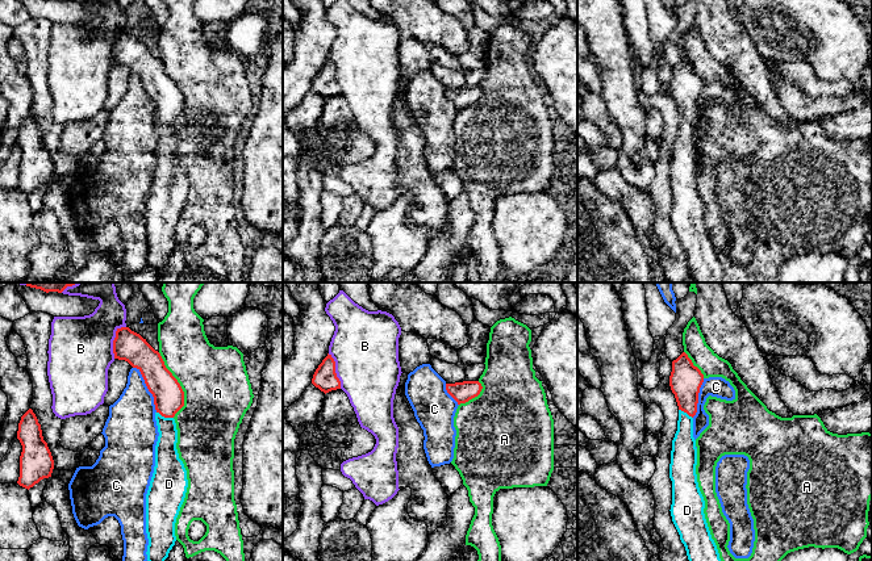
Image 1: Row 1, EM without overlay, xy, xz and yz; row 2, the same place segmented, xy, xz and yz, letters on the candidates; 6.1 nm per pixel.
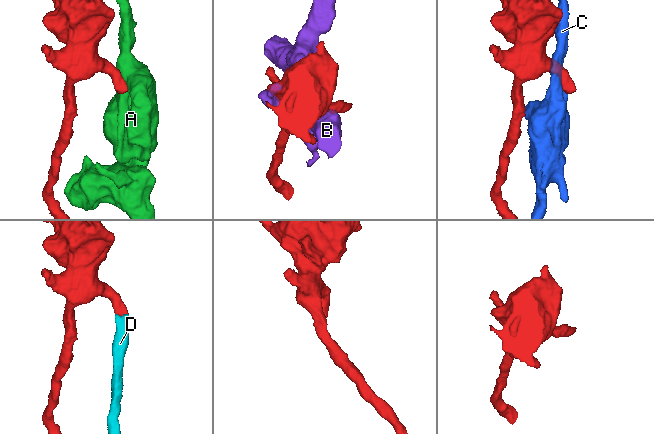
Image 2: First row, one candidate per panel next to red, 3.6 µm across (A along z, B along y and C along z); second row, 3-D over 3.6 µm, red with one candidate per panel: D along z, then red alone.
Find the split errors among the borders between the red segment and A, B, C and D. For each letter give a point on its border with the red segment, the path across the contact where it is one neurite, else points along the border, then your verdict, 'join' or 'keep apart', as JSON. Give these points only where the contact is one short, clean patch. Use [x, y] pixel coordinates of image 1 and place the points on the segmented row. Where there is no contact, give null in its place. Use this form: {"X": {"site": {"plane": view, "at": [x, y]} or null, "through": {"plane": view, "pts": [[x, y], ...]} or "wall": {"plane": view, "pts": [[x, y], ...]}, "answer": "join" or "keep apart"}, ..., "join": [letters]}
{"A": {"site": {"plane": "xy", "at": [179, 385]}, "answer": "keep apart"}, "B": {"site": {"plane": "xy", "at": [113, 340]}, "answer": "keep apart"}, "C": {"site": {"plane": "xy", "at": [147, 388]}, "answer": "keep apart"}, "D": {"site": {"plane": "xy", "at": [165, 417]}, "through": {"plane": "xy", "pts": [[169, 397], [165, 417], [166, 455]]}, "answer": "join"}, "join": ["D"]}

